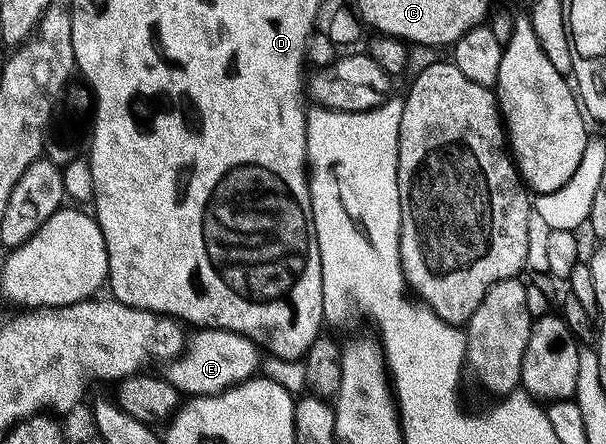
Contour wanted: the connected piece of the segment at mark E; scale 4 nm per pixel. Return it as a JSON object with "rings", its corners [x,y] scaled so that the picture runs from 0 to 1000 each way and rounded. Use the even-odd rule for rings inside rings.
{"rings":[[[330,741],[323,757],[312,761],[304,797],[276,820],[274,851],[304,894],[338,899],[347,890],[365,890],[381,872],[391,872],[409,856],[424,851],[429,836],[431,784],[417,764],[408,764],[384,745]]]}

